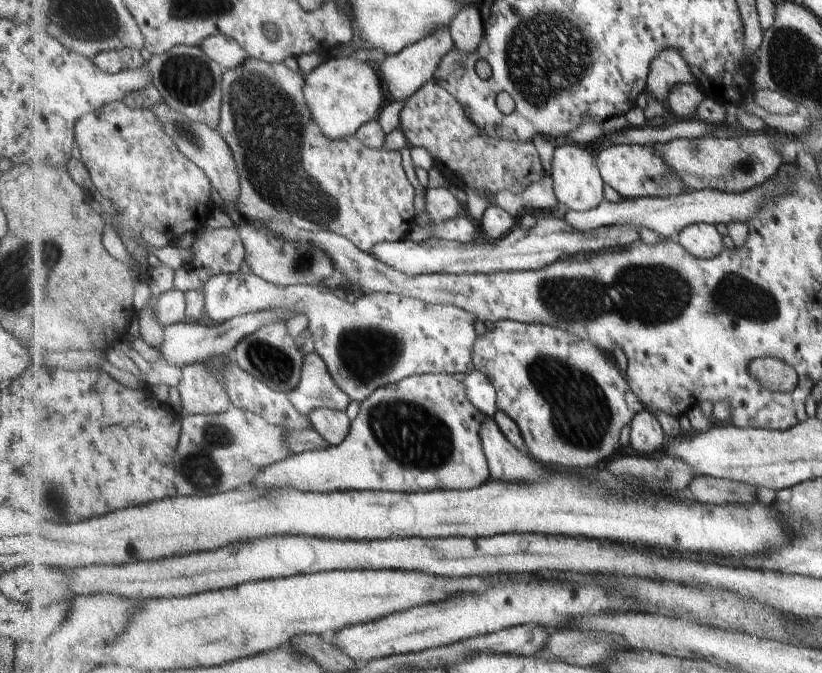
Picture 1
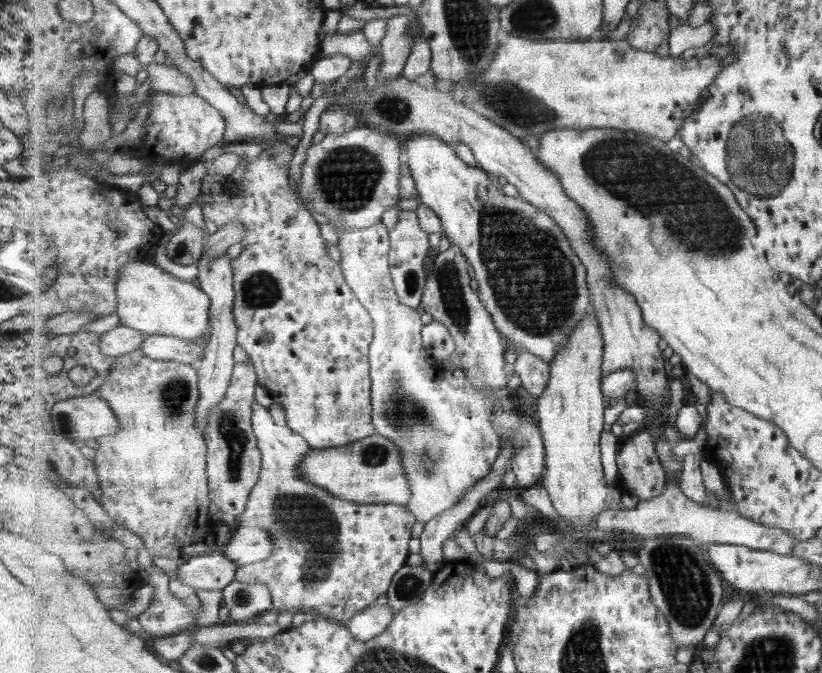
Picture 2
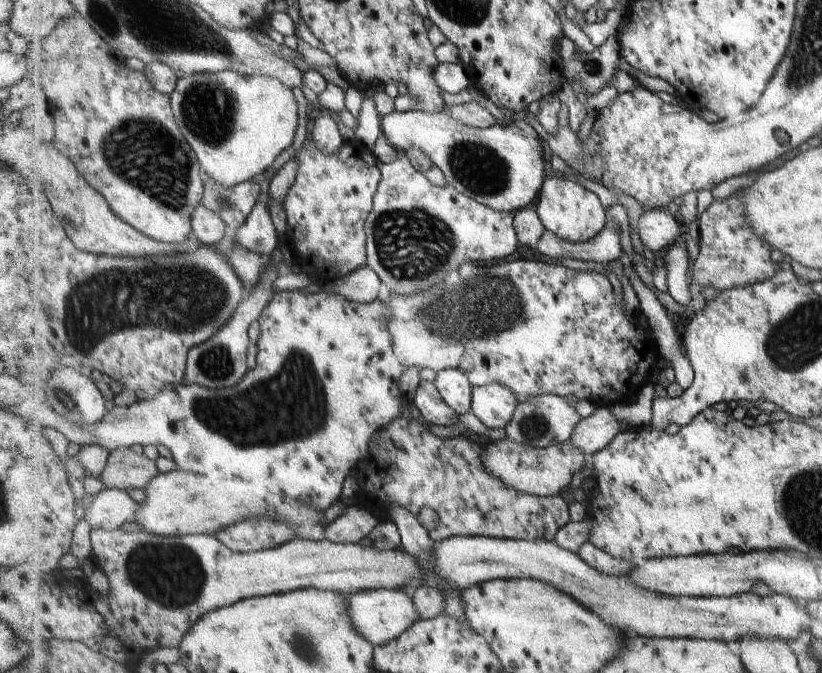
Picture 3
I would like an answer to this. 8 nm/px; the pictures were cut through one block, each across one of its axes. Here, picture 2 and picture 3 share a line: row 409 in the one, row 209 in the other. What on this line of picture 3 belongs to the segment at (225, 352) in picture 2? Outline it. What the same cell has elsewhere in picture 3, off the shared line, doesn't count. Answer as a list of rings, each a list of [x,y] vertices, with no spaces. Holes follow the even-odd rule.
[[[203,204],[198,206],[193,216],[193,237],[201,242],[205,247],[215,246],[221,242],[221,238],[225,236],[229,230],[228,224],[211,208],[207,208]]]

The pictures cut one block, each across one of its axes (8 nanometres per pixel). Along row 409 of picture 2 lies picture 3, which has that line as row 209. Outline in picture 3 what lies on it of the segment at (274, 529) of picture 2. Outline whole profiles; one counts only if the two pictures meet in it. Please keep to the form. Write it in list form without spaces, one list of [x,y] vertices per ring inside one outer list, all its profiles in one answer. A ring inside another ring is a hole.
[[[258,200],[247,222],[232,234],[231,246],[238,245],[266,256],[273,255],[279,247],[279,232],[271,222],[271,214],[263,200]]]

